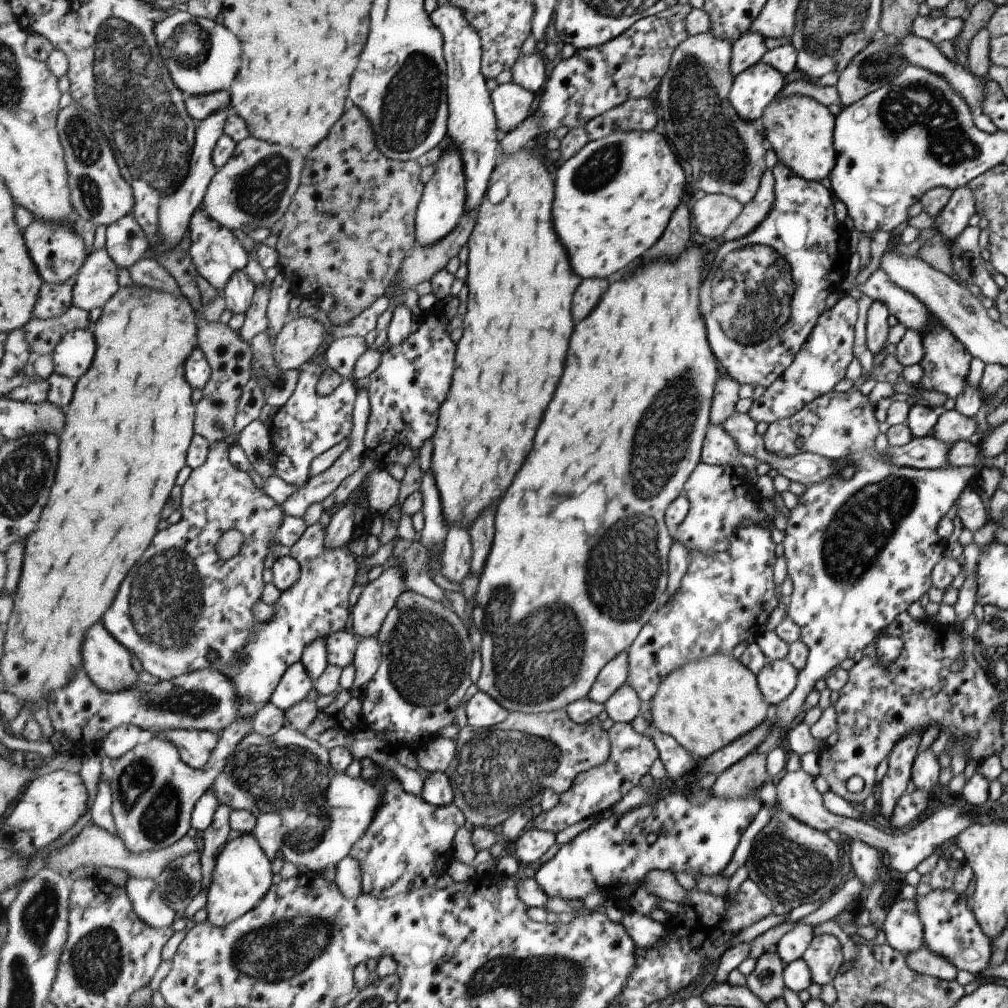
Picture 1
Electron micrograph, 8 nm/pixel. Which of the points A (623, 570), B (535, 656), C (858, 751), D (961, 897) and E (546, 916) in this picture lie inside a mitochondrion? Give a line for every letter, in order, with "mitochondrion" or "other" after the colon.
A: mitochondrion
B: mitochondrion
C: other
D: other
E: other

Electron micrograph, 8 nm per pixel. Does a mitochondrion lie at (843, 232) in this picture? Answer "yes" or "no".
no

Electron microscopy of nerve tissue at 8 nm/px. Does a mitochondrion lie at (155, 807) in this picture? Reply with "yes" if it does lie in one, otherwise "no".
yes

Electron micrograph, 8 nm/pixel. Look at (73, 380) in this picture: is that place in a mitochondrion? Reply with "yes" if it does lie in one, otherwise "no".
no

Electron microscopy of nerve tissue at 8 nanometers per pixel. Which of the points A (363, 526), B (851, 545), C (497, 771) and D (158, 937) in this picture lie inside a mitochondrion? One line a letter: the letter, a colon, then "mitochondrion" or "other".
A: other
B: mitochondrion
C: mitochondrion
D: other

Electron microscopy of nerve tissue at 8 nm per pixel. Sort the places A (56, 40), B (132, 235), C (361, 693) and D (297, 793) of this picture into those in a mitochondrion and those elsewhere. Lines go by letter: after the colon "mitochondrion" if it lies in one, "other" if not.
A: other
B: other
C: other
D: mitochondrion

